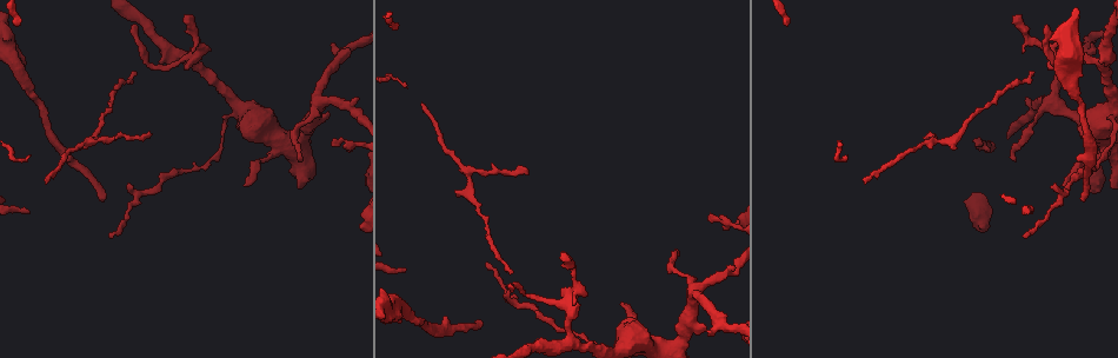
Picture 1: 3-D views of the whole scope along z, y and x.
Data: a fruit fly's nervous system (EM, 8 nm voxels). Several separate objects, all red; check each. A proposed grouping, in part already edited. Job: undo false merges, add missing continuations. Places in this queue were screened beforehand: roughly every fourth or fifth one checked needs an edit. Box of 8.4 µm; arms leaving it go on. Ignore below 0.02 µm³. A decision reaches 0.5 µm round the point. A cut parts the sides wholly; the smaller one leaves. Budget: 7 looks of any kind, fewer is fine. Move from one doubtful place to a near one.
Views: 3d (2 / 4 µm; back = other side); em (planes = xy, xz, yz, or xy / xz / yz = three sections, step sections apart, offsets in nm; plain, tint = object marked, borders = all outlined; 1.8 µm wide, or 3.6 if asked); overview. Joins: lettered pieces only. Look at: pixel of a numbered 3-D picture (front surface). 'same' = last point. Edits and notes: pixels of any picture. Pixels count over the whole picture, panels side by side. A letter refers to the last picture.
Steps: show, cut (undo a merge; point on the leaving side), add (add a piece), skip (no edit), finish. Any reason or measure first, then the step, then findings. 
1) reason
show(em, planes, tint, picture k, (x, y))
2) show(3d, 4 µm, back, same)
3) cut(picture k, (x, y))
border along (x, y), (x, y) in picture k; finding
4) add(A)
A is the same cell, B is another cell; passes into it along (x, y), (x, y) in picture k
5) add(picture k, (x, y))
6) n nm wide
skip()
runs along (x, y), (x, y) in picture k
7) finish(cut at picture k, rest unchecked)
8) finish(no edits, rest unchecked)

branch stops here
show(3d, 4 µm, back, picture 1, (620, 305))

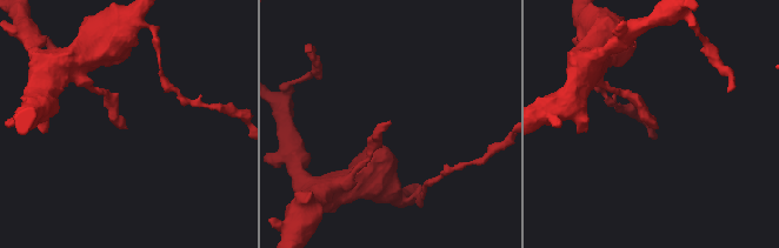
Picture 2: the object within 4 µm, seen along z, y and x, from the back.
need the tissue
show(em, yz, step 8, borders, picture 2, (389, 123))

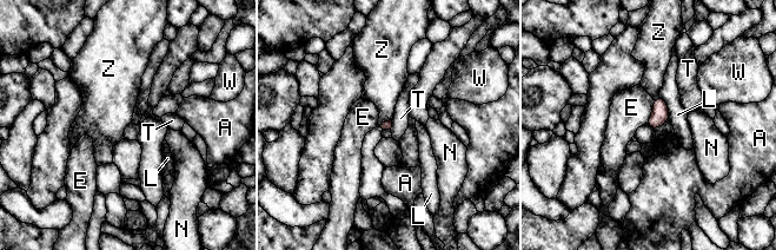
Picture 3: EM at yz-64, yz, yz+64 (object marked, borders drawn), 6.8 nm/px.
skip()
A, E, L, N, T, W and Z are other cells; border along (391, 119), (379, 126) in picture 3; no lettered piece goes on from it

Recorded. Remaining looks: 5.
tapers out
show(em, planes, borders, picture 1, (474, 320))

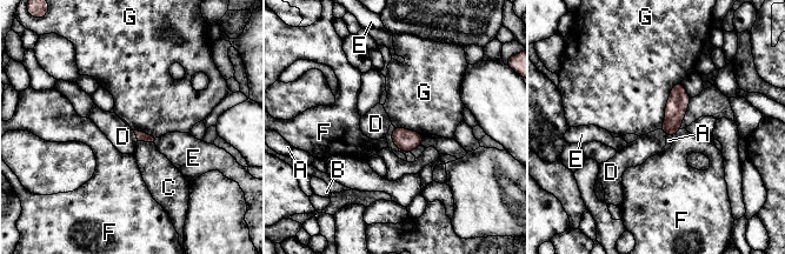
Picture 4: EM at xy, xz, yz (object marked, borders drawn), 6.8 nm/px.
add(C)
C is the same cell, A, B, D, E, F and G are other cells; the neuron continues

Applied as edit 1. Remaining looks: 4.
redraw
show(overview)

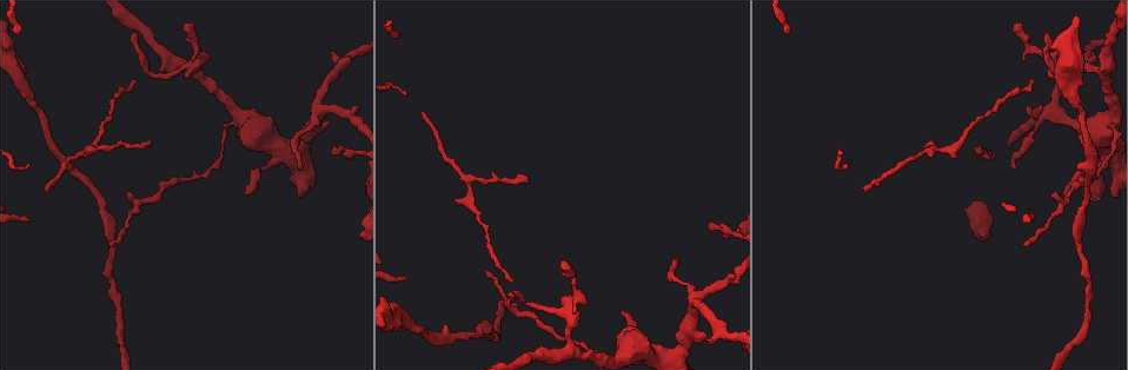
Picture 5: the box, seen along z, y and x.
show(3d, 4 µm, picture 5, (526, 179))

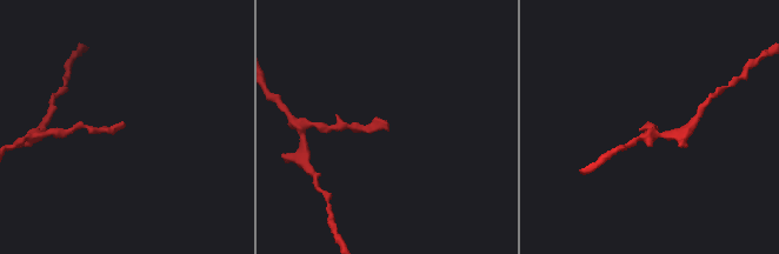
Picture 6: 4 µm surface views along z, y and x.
show(em, planes, borders, picture 6, (125, 123))

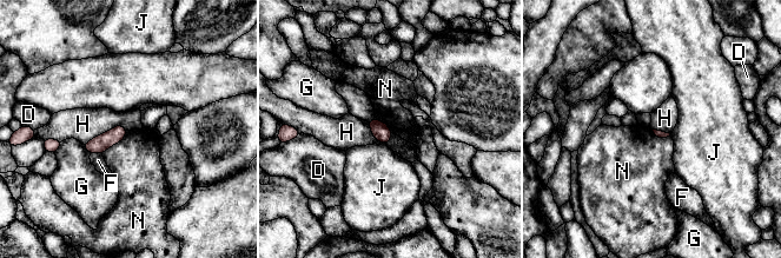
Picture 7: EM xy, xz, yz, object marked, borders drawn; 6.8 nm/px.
H touches over 320 nm
skip()
D, F, G, H, J and N are other cells; border along (127, 130), (116, 125), (83, 144) in picture 7; no lettered piece goes on from it

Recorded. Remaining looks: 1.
finish(add at picture 4, rest unchecked)

